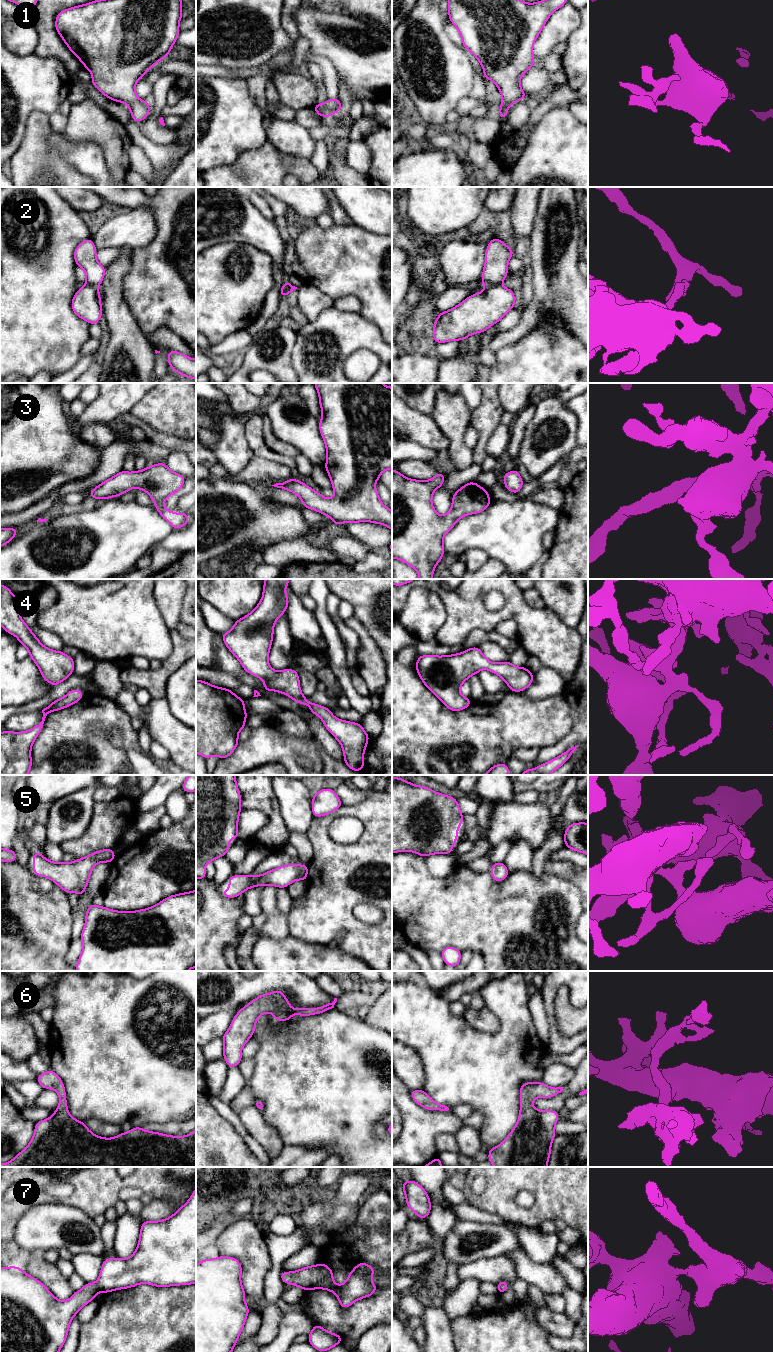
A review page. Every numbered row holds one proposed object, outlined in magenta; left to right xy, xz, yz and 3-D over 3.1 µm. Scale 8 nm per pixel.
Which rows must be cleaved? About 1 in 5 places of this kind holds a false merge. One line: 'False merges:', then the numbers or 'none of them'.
False merges: 2

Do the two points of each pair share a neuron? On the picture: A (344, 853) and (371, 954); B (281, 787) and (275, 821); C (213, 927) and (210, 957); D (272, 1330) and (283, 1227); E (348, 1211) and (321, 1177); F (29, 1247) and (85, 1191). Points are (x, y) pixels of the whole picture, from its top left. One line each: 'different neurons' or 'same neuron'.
A: same neuron
B: different neurons
C: same neuron
D: different neurons
E: different neurons
F: different neurons

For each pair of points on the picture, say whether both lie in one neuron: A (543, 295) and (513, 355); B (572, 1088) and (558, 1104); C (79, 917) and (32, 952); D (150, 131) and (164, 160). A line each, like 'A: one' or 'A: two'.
A: two
B: one
C: two
D: two

